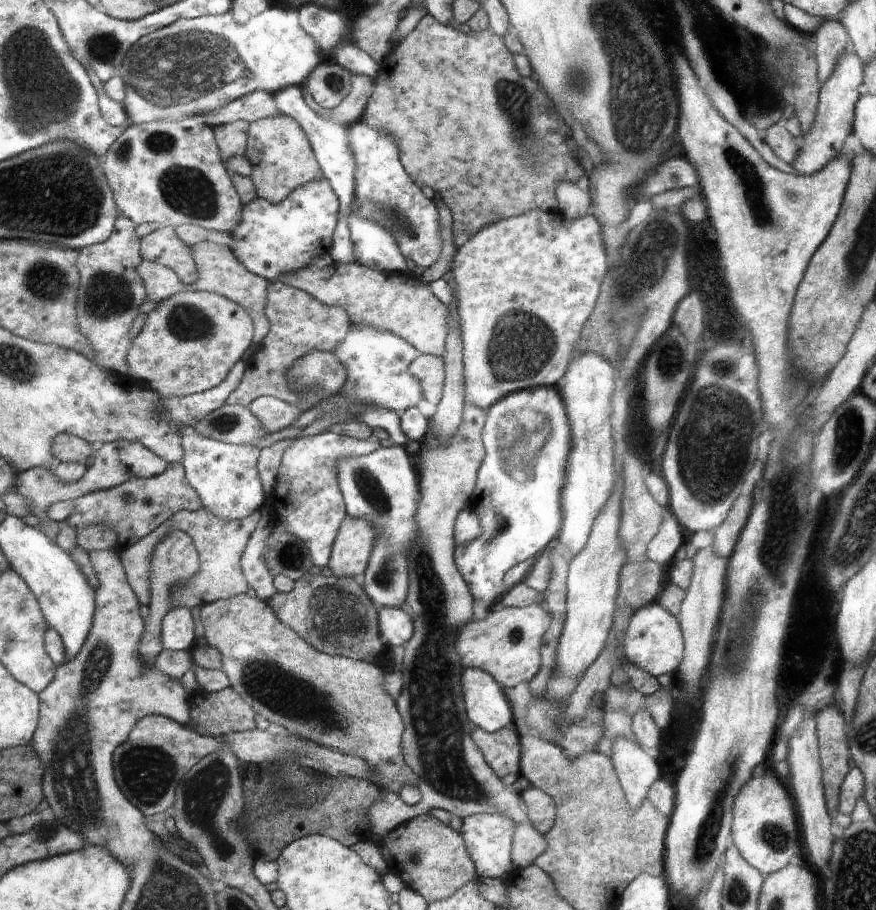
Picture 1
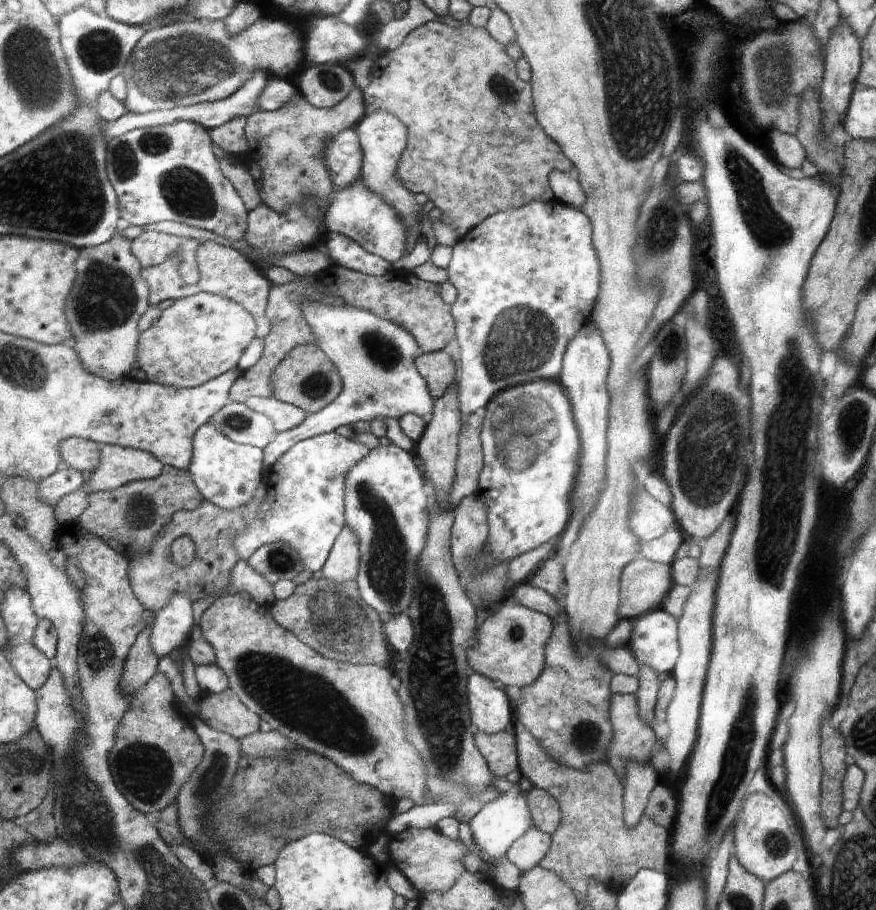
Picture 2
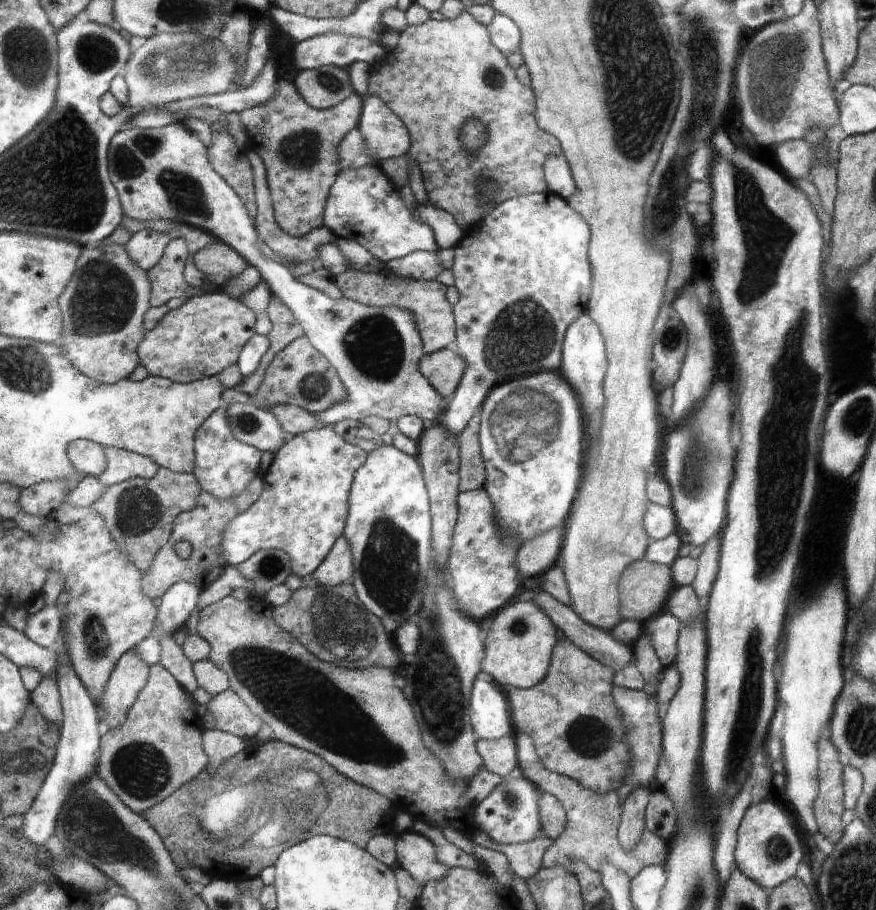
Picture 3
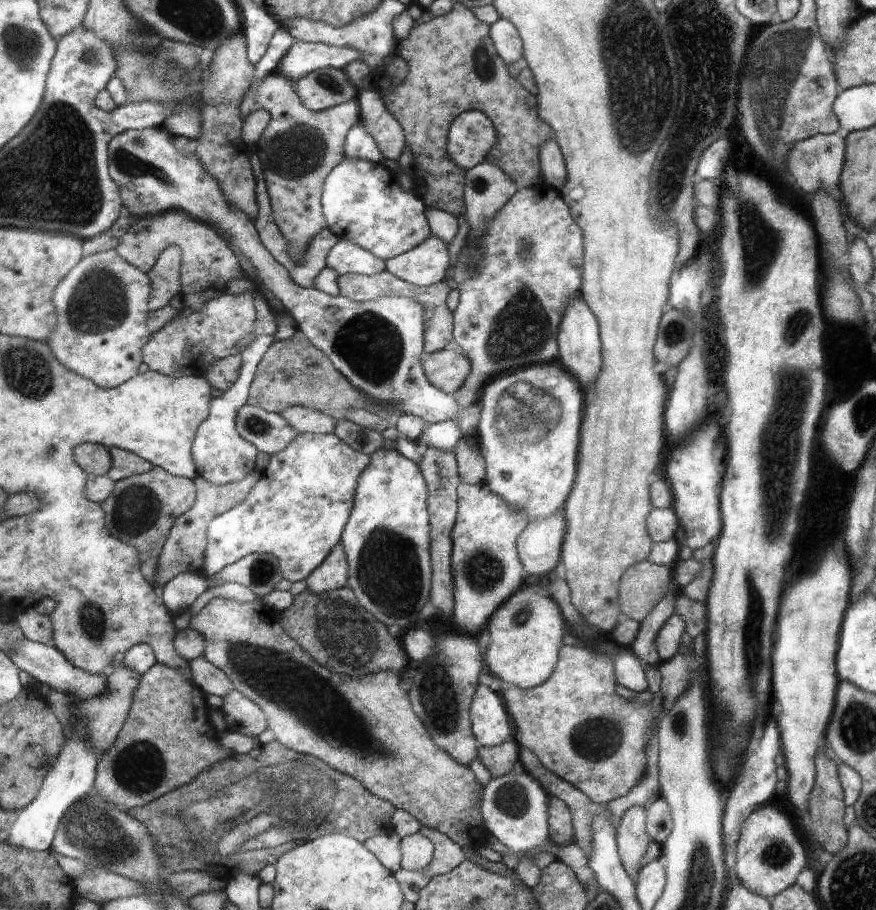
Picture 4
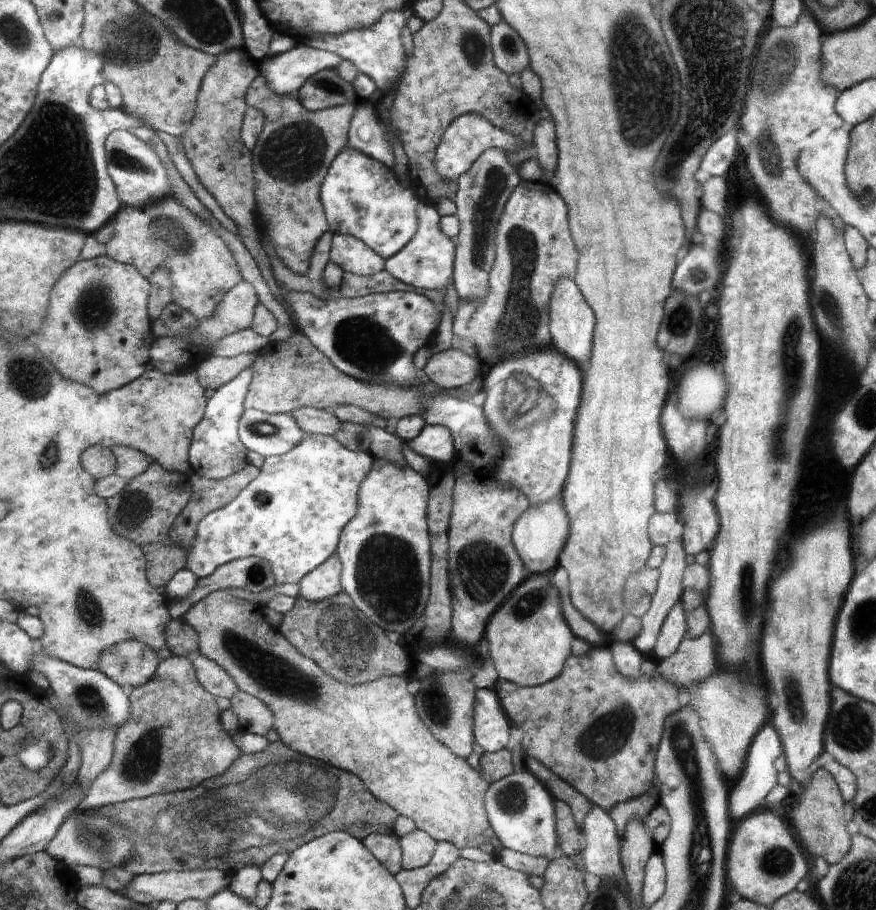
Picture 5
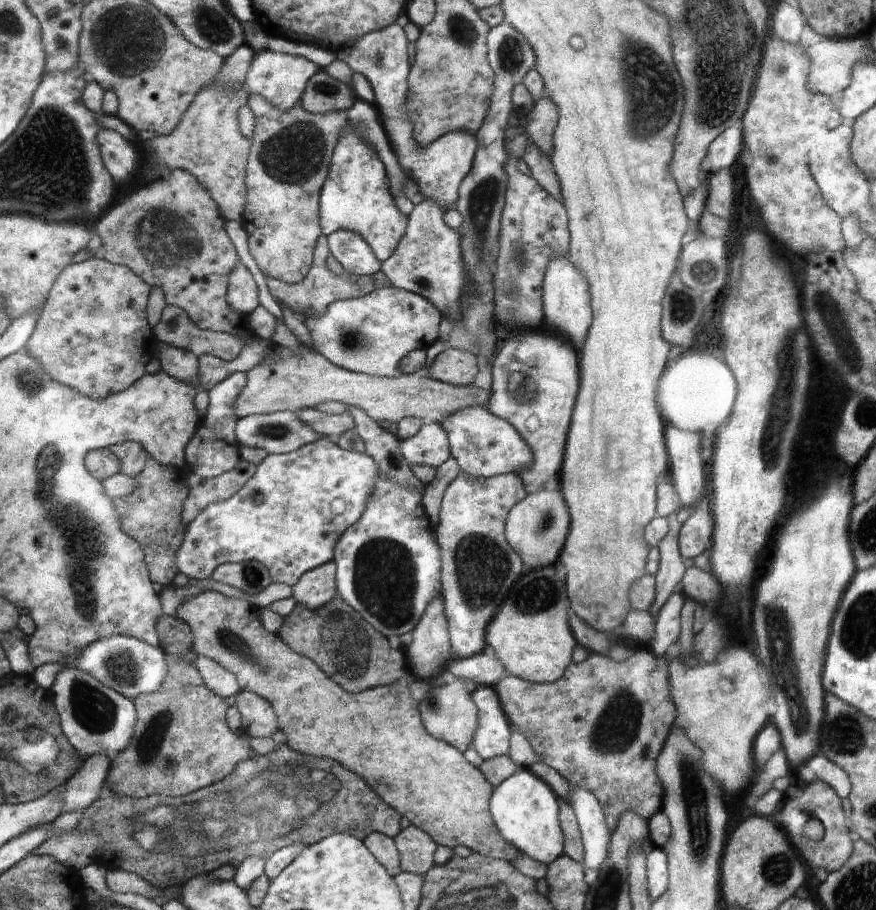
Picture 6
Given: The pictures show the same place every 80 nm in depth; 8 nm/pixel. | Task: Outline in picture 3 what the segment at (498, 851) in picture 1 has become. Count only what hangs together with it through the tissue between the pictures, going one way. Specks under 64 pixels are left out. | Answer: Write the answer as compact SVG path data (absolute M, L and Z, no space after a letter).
M505 777L477 806L475 820L479 831L496 844L530 844L542 834L541 807L538 804L542 793L528 778Z

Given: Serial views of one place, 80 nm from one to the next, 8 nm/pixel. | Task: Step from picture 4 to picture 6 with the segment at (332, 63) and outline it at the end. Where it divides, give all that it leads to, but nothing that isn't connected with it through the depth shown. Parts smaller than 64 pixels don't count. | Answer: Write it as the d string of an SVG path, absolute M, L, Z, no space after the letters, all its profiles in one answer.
M266 49L266 52L253 52L254 57L250 62L250 70L244 76L244 86L248 94L258 93L270 106L276 106L280 110L292 110L294 106L300 104L301 98L305 94L308 83L321 70L318 64L314 64L302 56L294 54L276 54Z

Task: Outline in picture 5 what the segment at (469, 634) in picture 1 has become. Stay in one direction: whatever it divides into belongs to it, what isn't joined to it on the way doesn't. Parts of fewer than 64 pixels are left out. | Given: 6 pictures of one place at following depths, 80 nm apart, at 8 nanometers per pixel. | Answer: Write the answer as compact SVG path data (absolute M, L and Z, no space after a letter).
M531 574L510 594L510 599L490 618L486 641L490 644L490 660L500 679L517 686L539 686L557 678L570 658L572 632L562 616L558 594L550 594L548 574Z

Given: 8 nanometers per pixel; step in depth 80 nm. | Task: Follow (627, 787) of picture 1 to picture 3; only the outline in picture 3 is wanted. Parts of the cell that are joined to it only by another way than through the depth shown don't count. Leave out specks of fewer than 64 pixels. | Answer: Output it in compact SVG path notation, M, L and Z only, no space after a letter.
M638 786L638 790L632 790L622 802L621 825L617 831L622 848L632 848L636 846L636 842L642 840L640 836L645 830L645 811L653 790L654 788Z

